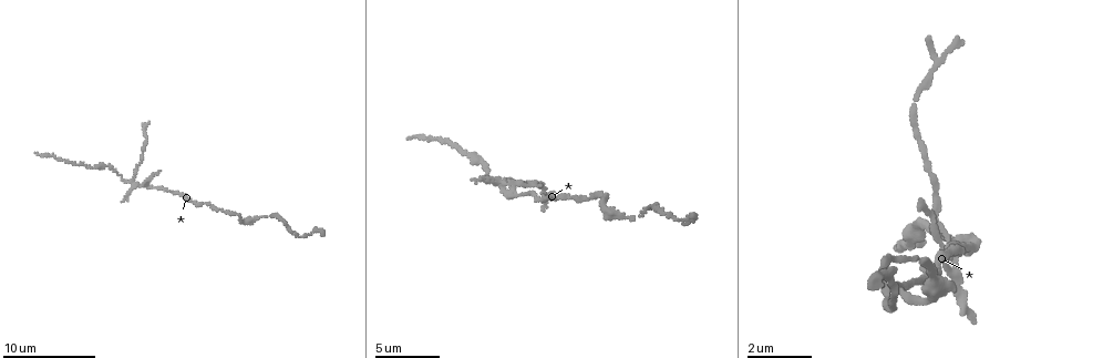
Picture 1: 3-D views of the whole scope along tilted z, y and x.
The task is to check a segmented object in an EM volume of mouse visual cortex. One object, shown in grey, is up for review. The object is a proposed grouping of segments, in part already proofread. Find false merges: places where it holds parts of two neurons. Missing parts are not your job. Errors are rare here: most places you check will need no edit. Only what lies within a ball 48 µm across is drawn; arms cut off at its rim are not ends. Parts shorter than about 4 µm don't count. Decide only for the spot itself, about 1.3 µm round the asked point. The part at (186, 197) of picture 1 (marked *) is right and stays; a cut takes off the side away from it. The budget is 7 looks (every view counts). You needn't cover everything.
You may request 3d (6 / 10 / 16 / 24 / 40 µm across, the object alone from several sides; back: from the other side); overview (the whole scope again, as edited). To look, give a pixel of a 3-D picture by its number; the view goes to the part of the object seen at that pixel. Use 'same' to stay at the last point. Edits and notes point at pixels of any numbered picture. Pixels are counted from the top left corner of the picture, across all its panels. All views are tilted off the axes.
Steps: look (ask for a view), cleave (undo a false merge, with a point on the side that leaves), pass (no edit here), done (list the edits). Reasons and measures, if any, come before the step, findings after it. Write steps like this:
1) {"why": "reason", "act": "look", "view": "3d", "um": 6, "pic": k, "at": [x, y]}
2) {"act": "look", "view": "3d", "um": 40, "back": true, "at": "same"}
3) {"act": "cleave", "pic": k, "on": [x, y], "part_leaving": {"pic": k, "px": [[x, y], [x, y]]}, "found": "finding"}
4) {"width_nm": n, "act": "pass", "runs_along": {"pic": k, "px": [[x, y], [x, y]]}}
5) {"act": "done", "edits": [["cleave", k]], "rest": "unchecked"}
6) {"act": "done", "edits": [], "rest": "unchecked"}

{"act": "look", "view": "3d", "um": 10, "pic": 1, "at": [130, 183]}

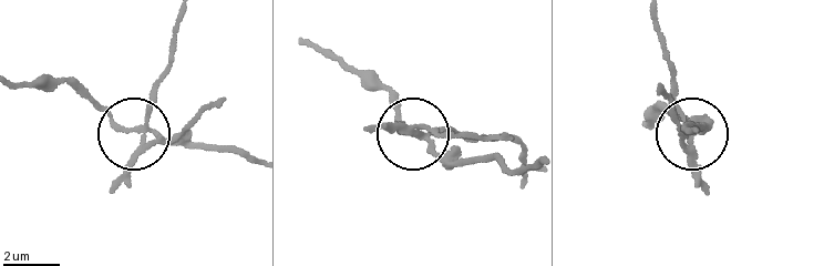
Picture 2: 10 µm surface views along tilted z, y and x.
{"act": "look", "view": "3d", "um": 6, "pic": 2, "at": [141, 127]}

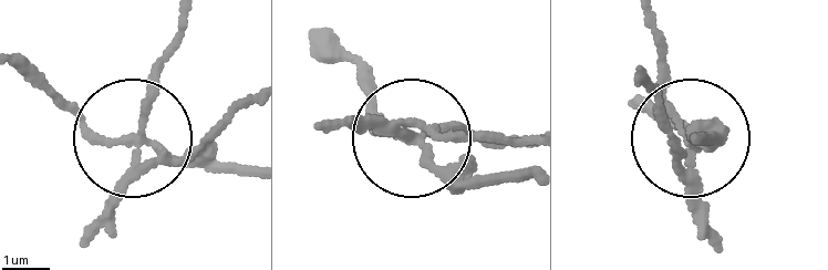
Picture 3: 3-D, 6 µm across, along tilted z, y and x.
{"act": "cleave", "pic": 3, "on": [208, 135], "part_leaving": {"pic": 3, "px": [[143, 139], [176, 18]]}, "found": "two neurons meet here"}

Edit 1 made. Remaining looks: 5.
{"why": "calibre changes", "act": "look", "view": "3d", "um": 10, "pic": 1, "at": [241, 216]}

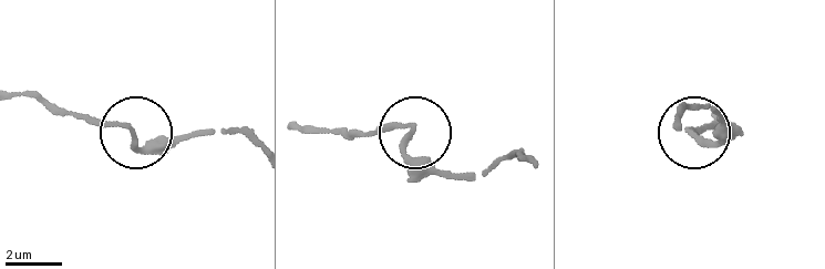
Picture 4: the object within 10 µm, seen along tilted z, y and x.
{"act": "pass", "found": "continuous, no second neuron"}

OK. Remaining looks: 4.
{"why": "calibre changes", "act": "look", "view": "3d", "um": 10, "pic": 1, "at": [464, 152]}

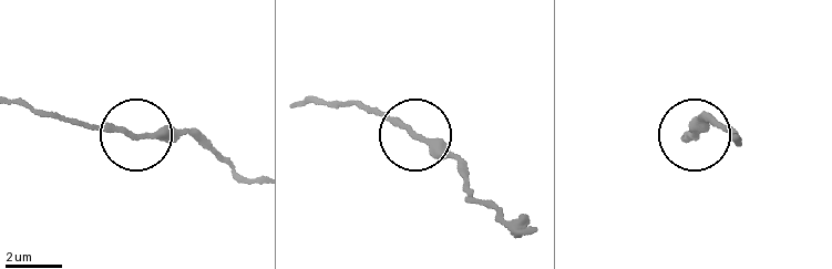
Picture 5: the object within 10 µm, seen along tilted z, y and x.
{"width_nm": 260, "act": "pass", "runs_along": {"pic": 5, "px": [[255, 180], [193, 137], [134, 137], [69, 122]]}, "found": "one neuron here"}

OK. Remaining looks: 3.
{"act": "done", "edits": [["cleave", 3]], "rest": "unchecked"}

